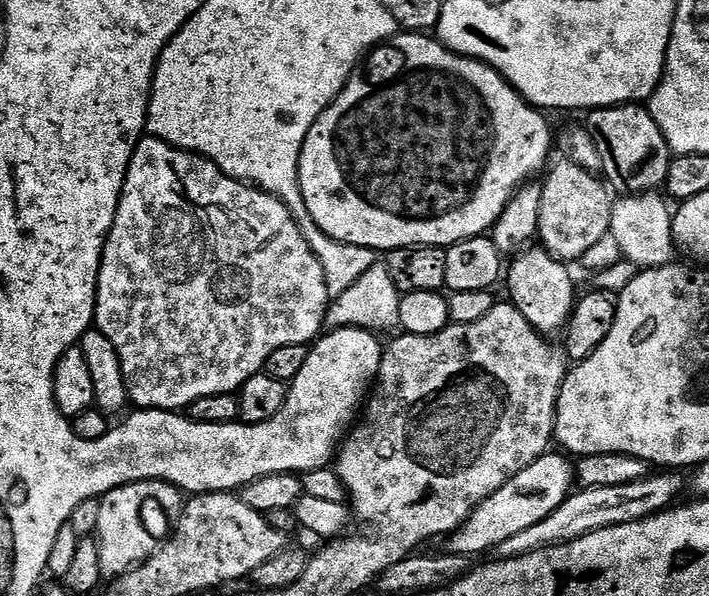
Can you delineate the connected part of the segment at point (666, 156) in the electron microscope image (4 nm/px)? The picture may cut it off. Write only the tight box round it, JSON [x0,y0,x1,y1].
[586,103,674,194]

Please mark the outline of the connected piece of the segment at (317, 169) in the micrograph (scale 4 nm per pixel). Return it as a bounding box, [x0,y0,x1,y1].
[300,30,552,254]

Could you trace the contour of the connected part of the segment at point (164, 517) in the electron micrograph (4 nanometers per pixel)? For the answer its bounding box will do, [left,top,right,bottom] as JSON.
[95,480,182,557]

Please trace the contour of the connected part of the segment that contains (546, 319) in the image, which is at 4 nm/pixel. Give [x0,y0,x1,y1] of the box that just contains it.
[506,247,576,336]

